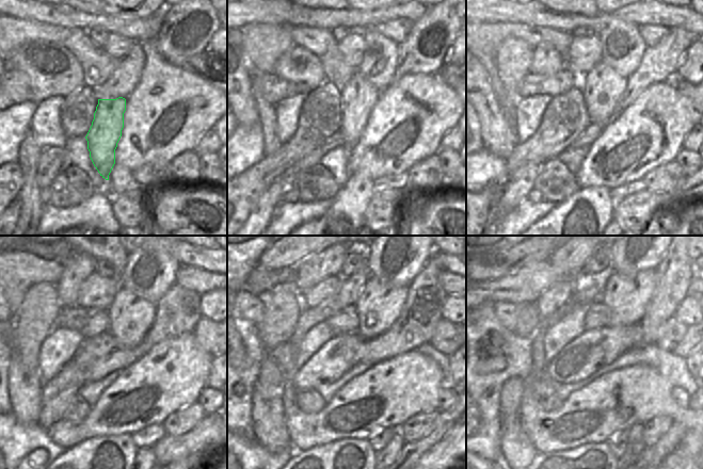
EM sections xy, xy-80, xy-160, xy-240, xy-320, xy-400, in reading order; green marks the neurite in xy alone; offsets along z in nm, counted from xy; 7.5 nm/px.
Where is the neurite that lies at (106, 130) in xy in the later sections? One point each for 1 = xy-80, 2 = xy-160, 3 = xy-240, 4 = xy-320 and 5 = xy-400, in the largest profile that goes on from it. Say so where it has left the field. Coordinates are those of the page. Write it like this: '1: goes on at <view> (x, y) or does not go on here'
1: goes on at xy-80 (358, 96)
2: goes on at xy-160 (602, 86)
3: goes on at xy-240 (130, 317)
4: goes on at xy-320 (379, 305)
5: goes on at xy-400 (627, 295)

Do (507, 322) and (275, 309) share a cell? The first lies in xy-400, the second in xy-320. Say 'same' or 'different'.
different

